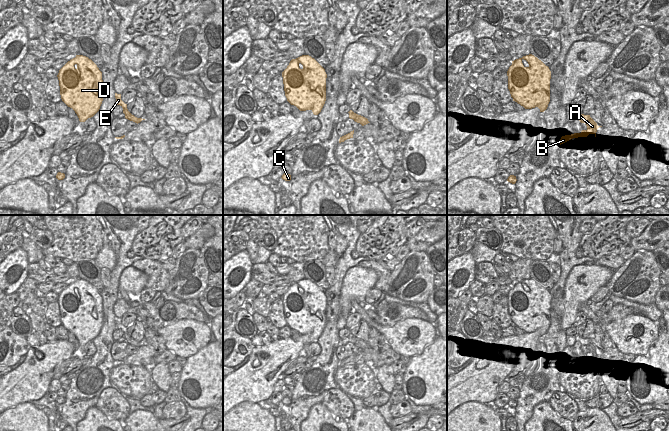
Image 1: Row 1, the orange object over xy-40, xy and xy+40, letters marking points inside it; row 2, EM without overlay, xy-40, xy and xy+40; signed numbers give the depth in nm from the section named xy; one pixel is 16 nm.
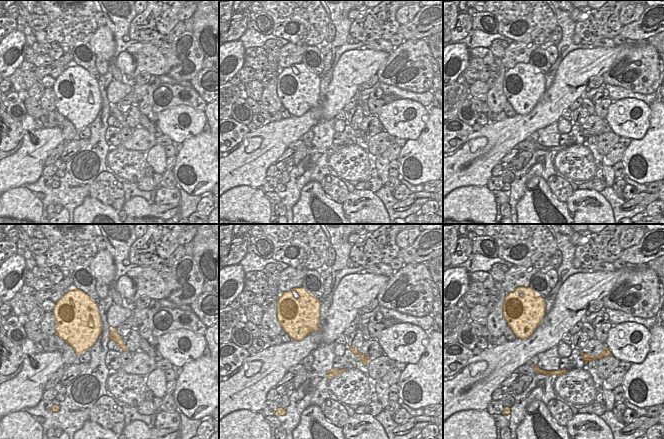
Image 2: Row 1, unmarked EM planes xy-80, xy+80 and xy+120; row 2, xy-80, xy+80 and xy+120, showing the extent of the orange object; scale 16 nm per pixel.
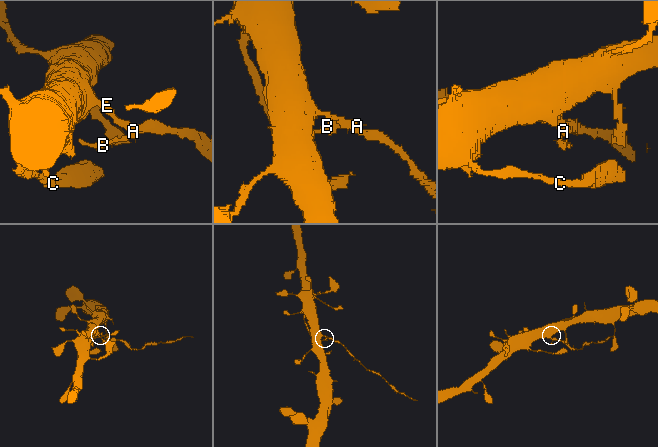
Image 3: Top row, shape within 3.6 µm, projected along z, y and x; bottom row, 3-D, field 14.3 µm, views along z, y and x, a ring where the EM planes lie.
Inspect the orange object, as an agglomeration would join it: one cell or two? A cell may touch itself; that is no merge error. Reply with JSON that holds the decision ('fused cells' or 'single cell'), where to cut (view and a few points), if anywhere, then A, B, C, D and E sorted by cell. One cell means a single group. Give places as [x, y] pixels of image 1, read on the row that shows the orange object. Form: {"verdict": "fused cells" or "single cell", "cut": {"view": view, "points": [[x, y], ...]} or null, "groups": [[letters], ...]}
{"verdict": "fused cells", "cut": {"view": "xy+40", "points": [[592, 119], [587, 121], [587, 126]]}, "groups": [["A", "B"], ["C", "D", "E"]]}

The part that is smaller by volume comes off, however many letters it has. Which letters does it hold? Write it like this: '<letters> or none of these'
A, B

